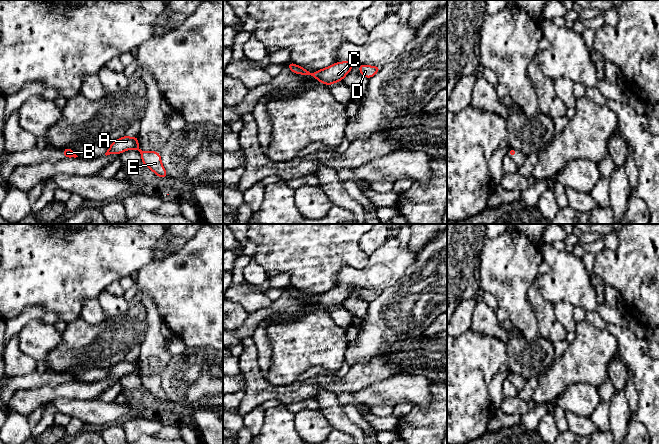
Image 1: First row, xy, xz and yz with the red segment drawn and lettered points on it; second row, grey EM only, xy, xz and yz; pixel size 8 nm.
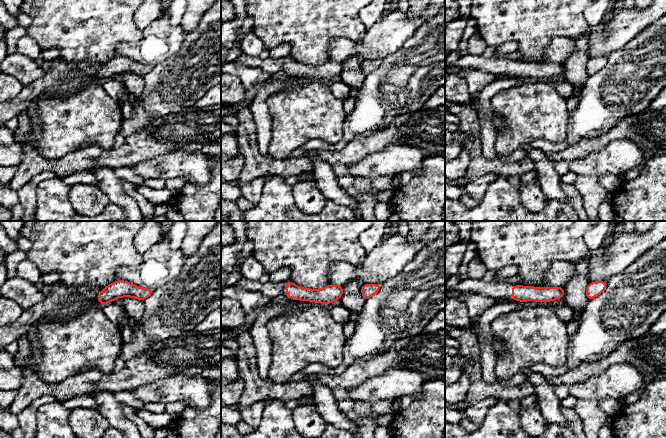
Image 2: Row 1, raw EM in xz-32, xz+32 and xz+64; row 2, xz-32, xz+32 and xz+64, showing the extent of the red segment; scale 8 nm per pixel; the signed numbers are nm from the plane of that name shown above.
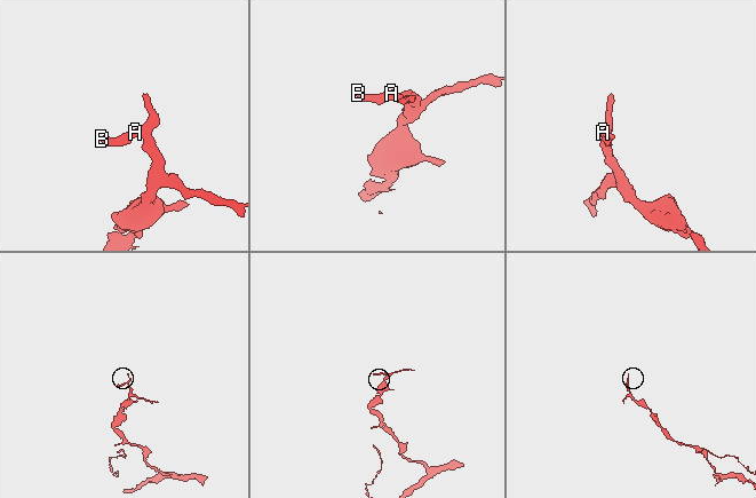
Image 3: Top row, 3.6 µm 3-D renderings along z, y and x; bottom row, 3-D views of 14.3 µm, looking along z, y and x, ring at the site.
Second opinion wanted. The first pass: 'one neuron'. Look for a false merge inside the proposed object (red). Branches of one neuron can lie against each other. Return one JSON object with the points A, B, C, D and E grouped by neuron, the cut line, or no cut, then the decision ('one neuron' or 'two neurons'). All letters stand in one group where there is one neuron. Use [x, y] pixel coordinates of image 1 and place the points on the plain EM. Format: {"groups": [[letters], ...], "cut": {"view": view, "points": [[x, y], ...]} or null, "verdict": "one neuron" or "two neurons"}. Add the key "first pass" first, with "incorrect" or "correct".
{"first pass": "correct", "groups": [["A", "B", "C", "D", "E"]], "cut": null, "verdict": "one neuron"}

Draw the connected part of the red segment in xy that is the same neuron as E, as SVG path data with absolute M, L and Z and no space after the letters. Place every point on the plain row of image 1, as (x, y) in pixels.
M124 359L120 363L110 367L110 372L107 374L105 379L121 378L129 373L138 374L142 381L141 387L151 393L157 400L160 402L168 401L167 396L162 389L160 377L155 375L142 375L139 372L138 360L128 361Z

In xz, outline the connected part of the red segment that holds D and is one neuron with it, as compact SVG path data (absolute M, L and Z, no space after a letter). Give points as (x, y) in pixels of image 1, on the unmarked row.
M365 288L359 289L359 296L362 300L366 301L367 303L373 301L380 295L380 290L368 290Z

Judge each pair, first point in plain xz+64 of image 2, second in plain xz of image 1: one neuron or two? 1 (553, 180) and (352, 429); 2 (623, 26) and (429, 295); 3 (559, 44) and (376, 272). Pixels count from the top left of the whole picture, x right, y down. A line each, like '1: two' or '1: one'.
1: one
2: two
3: one

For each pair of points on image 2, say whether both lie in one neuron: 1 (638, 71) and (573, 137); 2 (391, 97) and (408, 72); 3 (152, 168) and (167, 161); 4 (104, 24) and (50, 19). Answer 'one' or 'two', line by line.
1: one
2: one
3: one
4: one

